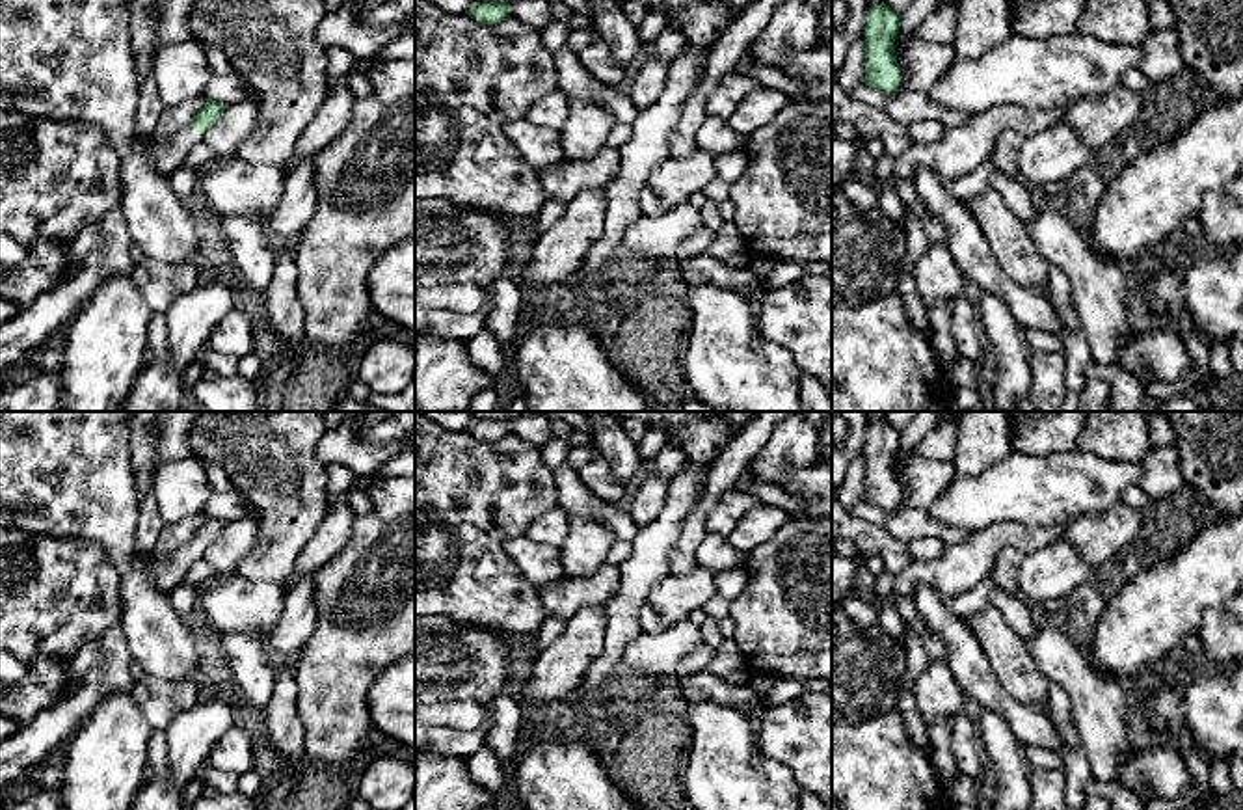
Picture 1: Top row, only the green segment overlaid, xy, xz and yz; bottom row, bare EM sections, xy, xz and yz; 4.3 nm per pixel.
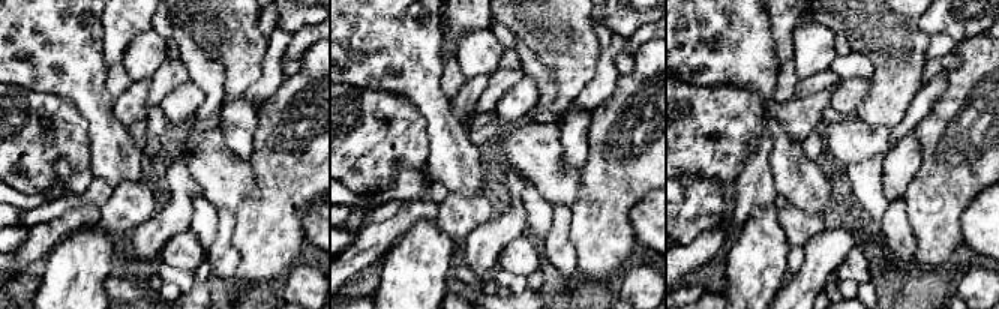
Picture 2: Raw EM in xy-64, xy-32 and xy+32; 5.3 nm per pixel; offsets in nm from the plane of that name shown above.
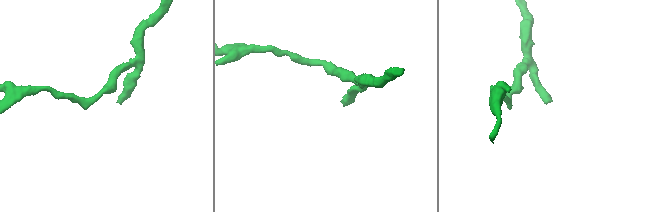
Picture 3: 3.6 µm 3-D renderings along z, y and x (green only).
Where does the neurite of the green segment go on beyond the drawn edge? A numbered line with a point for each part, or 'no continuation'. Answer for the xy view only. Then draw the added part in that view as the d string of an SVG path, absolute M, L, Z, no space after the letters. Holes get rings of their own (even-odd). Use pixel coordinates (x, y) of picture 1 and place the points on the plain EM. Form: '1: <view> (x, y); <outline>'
1: xy (168, 572); M190 540L166 557L158 557L154 553L145 555L143 564L153 574L156 587L173 594L182 585L184 574L203 559L205 549L197 549Z

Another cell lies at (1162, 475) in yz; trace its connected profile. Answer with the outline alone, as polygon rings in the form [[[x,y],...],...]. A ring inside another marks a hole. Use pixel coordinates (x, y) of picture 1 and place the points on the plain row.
[[[1176,445],[1152,447],[1141,460],[1137,486],[1152,499],[1169,497],[1185,484],[1182,456]]]

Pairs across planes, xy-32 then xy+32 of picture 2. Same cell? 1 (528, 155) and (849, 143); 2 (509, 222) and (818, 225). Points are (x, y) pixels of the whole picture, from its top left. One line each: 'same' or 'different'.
1: same
2: different

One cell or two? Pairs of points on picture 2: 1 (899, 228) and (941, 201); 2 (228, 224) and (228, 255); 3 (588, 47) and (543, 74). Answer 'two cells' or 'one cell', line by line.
1: two cells
2: one cell
3: two cells

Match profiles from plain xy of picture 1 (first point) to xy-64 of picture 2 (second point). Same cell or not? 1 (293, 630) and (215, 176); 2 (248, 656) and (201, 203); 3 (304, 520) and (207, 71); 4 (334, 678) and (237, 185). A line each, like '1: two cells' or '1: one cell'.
1: two cells
2: one cell
3: two cells
4: two cells

